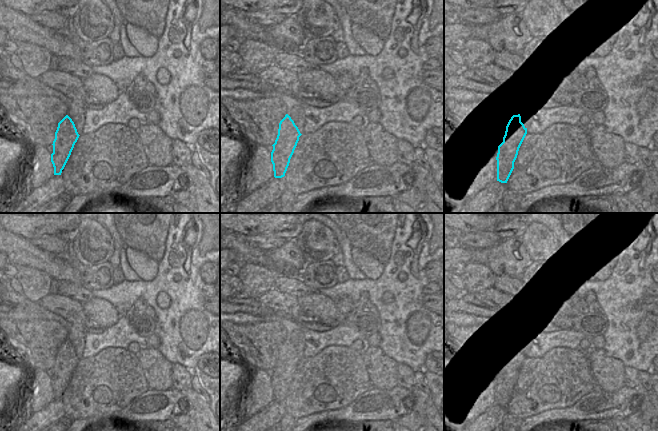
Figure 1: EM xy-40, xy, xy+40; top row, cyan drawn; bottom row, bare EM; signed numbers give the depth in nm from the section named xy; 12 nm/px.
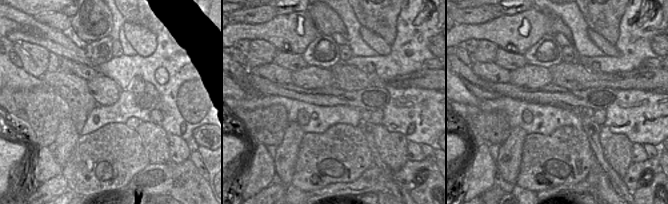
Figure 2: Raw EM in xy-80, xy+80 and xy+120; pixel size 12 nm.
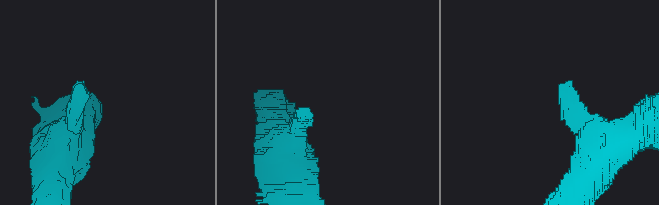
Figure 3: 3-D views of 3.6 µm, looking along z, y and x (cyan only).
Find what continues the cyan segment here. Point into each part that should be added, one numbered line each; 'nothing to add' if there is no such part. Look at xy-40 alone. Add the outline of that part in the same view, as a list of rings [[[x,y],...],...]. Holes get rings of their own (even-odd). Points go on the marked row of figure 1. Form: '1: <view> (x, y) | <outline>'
nothing to add

